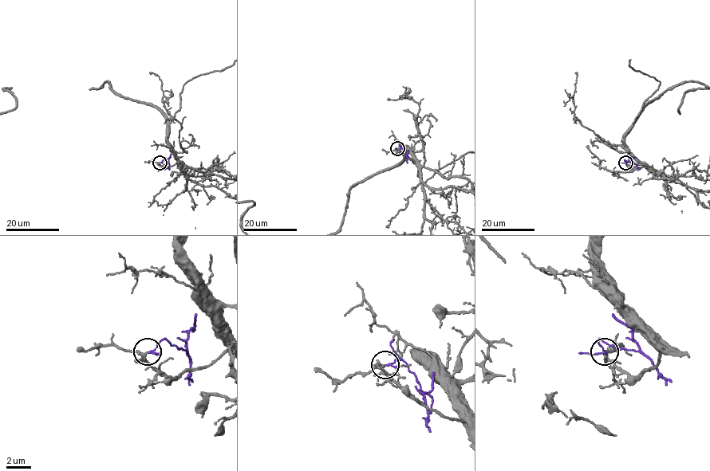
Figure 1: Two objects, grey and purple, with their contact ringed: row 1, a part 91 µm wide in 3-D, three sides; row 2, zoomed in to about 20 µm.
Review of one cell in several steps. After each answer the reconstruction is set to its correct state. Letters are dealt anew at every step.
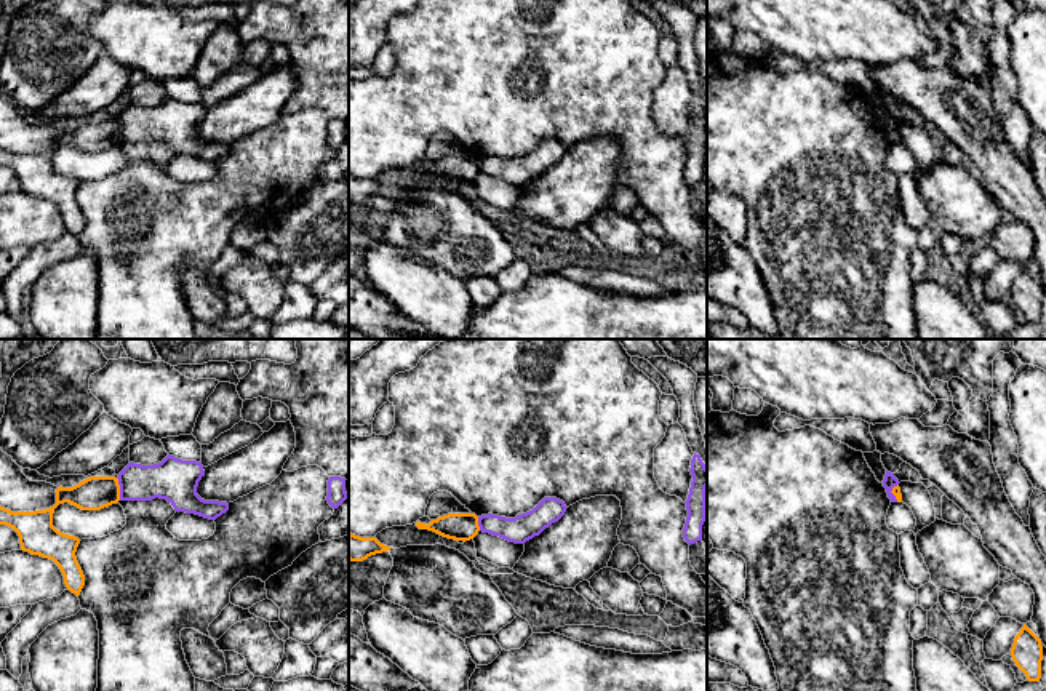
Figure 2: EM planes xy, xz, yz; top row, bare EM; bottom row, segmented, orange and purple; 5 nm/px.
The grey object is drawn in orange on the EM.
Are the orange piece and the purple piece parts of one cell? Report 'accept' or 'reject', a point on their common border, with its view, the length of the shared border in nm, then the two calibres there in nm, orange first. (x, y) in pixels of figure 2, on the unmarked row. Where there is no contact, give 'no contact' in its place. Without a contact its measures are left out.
reject; meets orange in xy at (119, 130); contact 110 nm long; 170 nm thick on the orange side, 190 nm on the other

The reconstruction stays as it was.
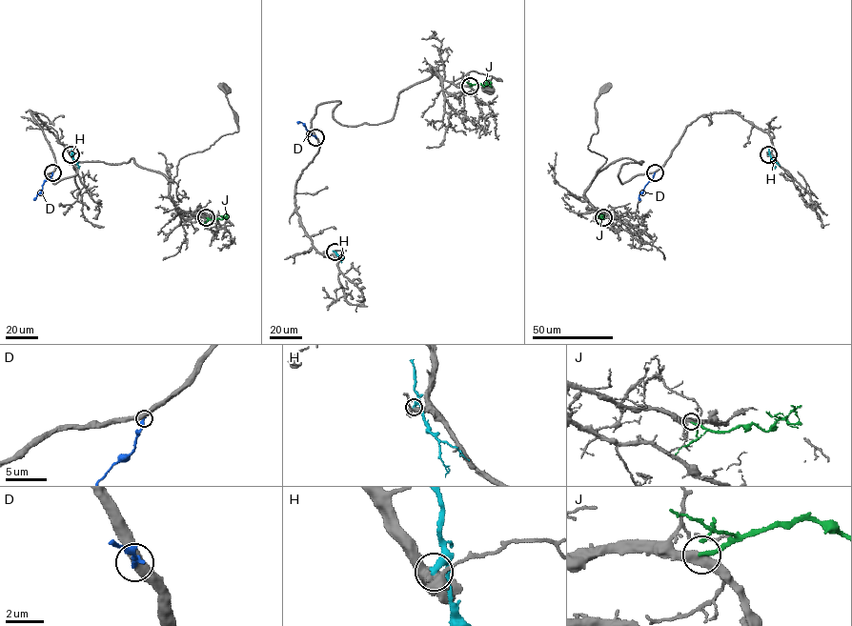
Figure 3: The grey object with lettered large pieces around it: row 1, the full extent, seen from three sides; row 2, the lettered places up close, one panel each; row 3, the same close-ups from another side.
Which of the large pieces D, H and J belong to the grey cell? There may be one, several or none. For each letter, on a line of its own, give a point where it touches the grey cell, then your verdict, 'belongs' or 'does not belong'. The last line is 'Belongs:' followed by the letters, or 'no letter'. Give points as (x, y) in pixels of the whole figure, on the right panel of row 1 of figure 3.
D: meets grey at (655, 172); does not belong
H: meets grey at (768, 154); does not belong
J: meets grey at (603, 217); belongs
Belongs: J

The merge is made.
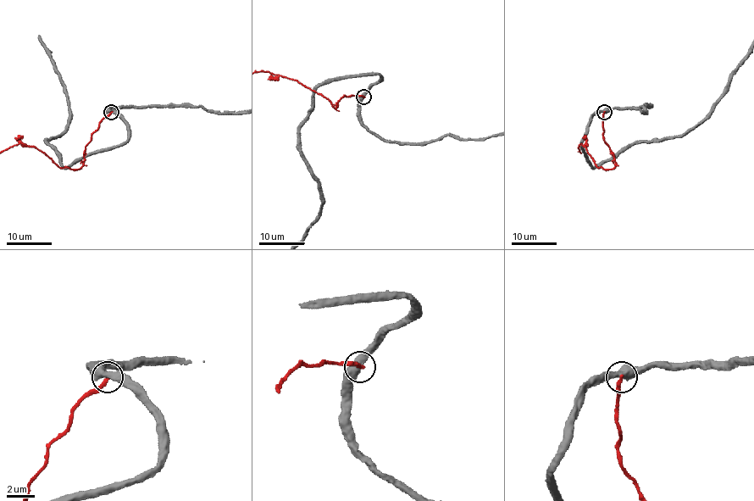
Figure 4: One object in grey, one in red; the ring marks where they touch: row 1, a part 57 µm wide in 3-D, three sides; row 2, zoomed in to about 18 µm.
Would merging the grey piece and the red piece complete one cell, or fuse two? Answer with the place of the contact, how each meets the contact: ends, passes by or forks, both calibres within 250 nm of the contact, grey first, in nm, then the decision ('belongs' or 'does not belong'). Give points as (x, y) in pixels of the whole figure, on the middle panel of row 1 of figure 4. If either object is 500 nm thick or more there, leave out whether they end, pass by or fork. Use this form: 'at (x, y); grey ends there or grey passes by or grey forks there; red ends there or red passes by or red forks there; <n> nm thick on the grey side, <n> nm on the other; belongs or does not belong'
at (363, 97); 550 nm thick on the grey side, 280 nm on the other; does not belong

